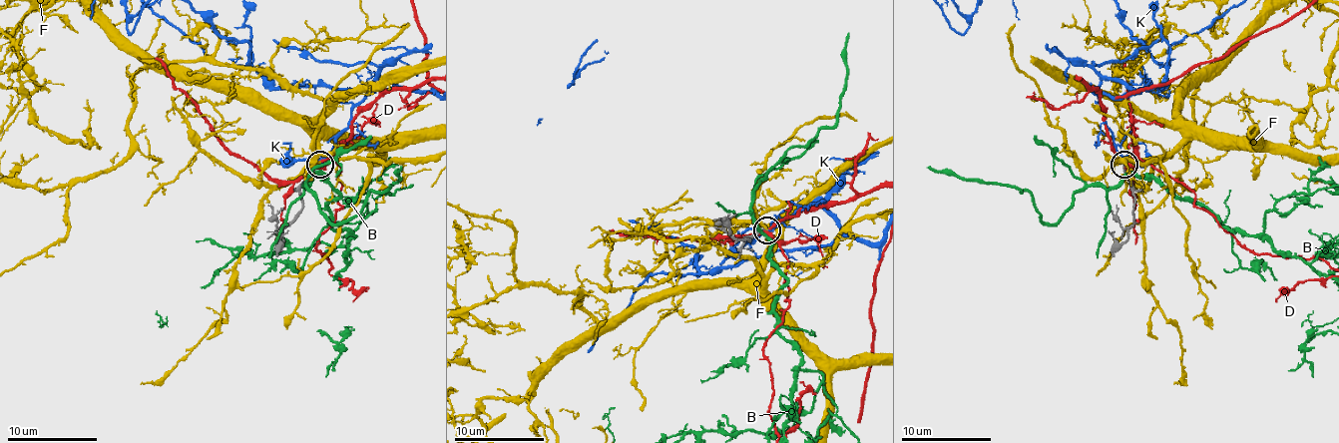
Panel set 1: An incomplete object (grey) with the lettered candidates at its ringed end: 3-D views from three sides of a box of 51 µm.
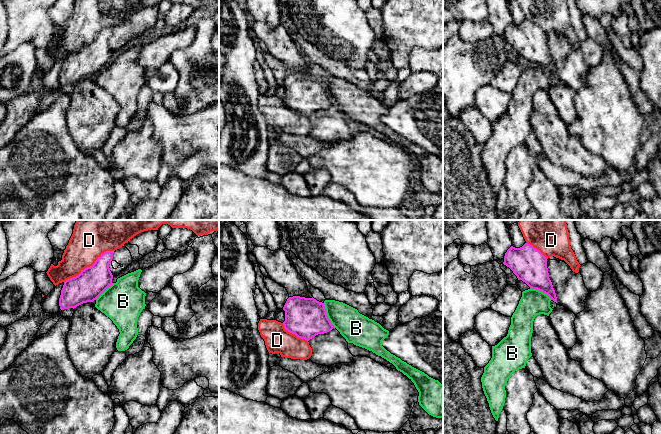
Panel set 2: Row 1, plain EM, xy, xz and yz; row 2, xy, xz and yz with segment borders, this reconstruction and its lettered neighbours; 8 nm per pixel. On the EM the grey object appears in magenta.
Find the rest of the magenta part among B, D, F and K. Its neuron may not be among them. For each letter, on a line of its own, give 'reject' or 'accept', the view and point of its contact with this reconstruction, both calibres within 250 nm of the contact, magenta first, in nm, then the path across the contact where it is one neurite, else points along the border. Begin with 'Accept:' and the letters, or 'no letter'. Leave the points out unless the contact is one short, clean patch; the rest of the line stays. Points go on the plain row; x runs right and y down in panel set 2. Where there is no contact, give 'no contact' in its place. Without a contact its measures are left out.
Accept: K
B: reject; meets magenta in xz at (326, 91); 320 nm thick on the magenta side, 240 nm on the other; border along xz (322, 79), (326, 92), (334, 103)
D: reject; meets magenta in xy at (90, 42); 240 nm thick on the magenta side, 280 nm on the other
F: reject; no contact
K: accept; no contact

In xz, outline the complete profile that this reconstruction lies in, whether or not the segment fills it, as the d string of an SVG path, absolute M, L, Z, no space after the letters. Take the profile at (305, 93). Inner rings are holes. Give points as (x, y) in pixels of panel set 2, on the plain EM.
M300 72L289 73L283 83L285 106L309 117L318 110L331 107L334 102L327 93L322 78Z

